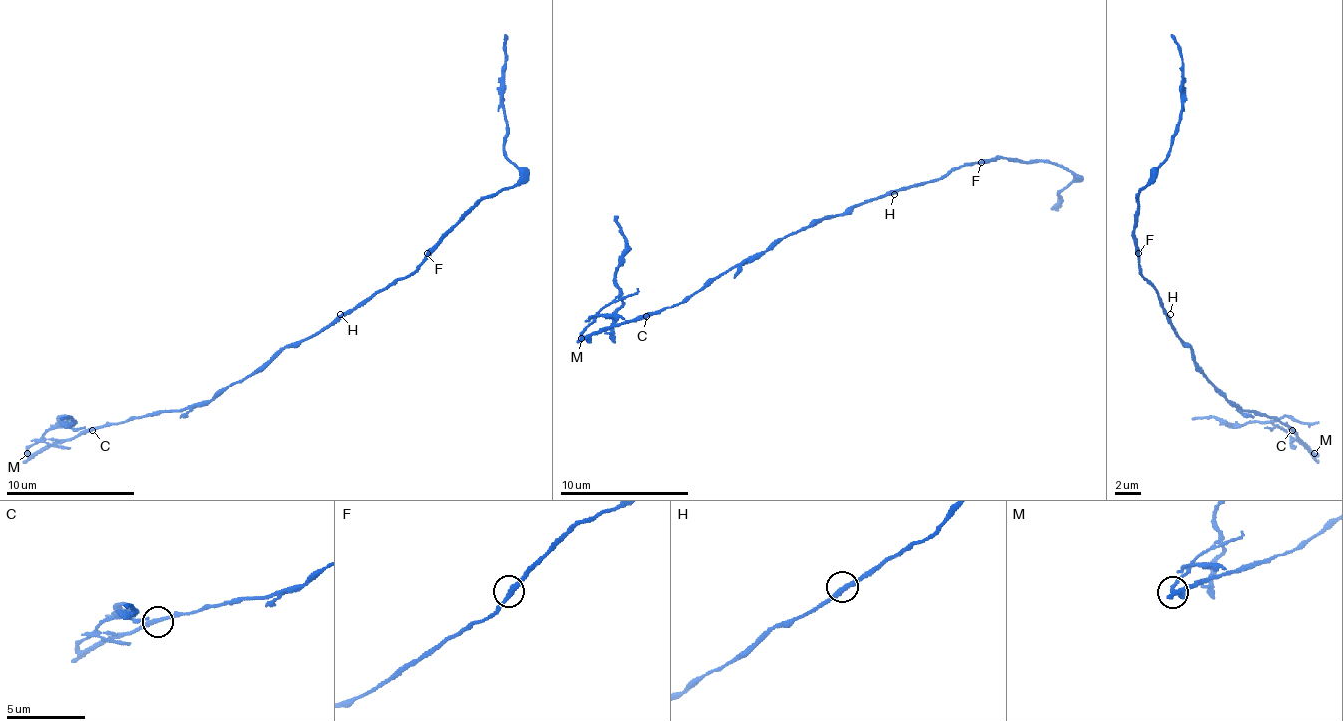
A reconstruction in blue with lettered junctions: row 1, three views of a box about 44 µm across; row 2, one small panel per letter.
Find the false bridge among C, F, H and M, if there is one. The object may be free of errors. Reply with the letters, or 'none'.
M

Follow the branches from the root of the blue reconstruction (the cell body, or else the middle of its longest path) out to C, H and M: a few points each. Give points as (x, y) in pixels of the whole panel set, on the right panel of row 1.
C: (1180, 337), (1192, 350), (1202, 372), (1237, 408), (1273, 417), (1292, 430)
H: (1180, 337), (1170, 321), (1170, 314)
M: (1180, 337), (1192, 350), (1202, 372), (1237, 408), (1257, 411), (1279, 424), (1286, 424), (1314, 453)

